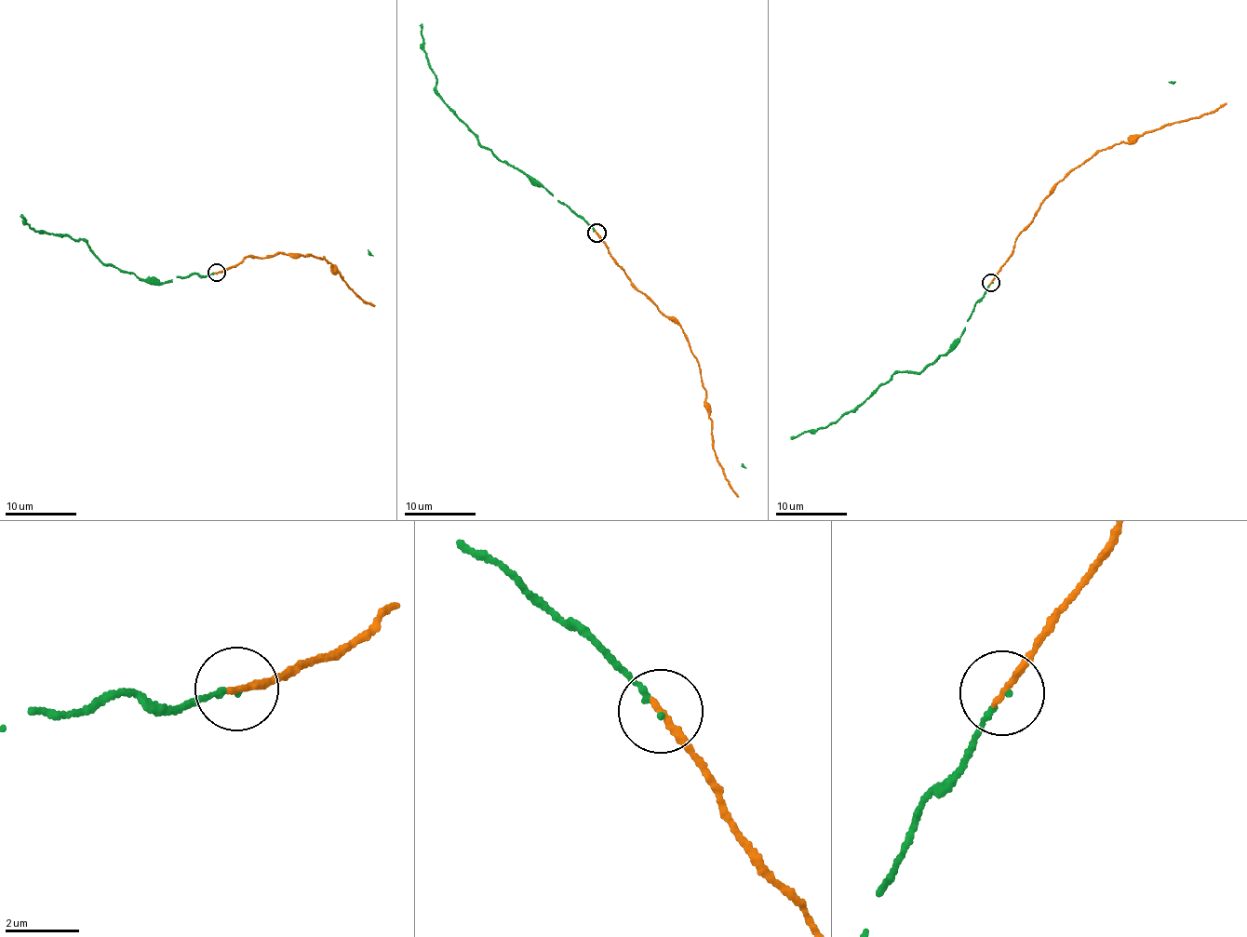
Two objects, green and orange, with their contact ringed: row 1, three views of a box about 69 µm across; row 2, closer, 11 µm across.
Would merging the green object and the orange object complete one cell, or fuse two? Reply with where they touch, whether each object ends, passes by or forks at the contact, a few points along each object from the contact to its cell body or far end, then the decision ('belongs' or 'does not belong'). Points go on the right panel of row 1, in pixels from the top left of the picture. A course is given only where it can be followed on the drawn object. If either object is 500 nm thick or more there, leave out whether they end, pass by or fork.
at (991, 282); green ends there; orange ends there; green runs (991, 282), (969, 318), (958, 341), (948, 352), (916, 374), (895, 372), (836, 422), (790, 437); orange runs (991, 282), (1045, 198), (1075, 167), (1098, 150), (1135, 141), (1146, 132), (1216, 111), (1226, 102); belongs

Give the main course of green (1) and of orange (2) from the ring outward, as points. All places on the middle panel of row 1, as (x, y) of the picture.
1: (596, 233), (559, 203), (543, 186), (538, 186), (480, 145), (477, 135), (438, 94), (420, 25)
2: (596, 233), (632, 283), (661, 312), (675, 320), (690, 347), (712, 421), (712, 448), (729, 486), (738, 496)

